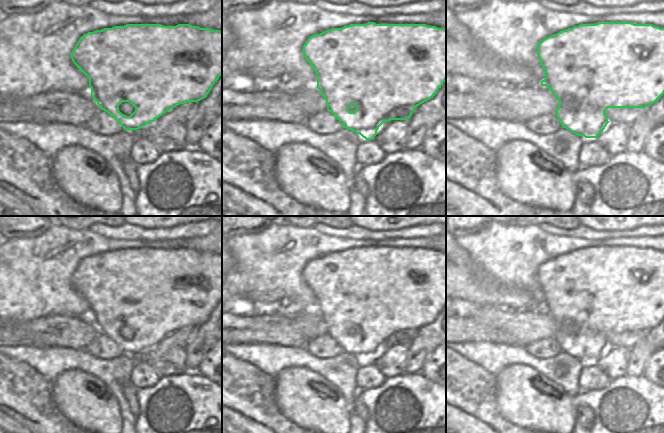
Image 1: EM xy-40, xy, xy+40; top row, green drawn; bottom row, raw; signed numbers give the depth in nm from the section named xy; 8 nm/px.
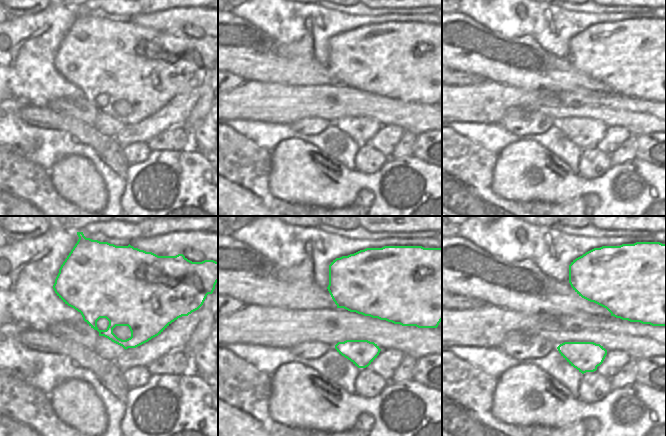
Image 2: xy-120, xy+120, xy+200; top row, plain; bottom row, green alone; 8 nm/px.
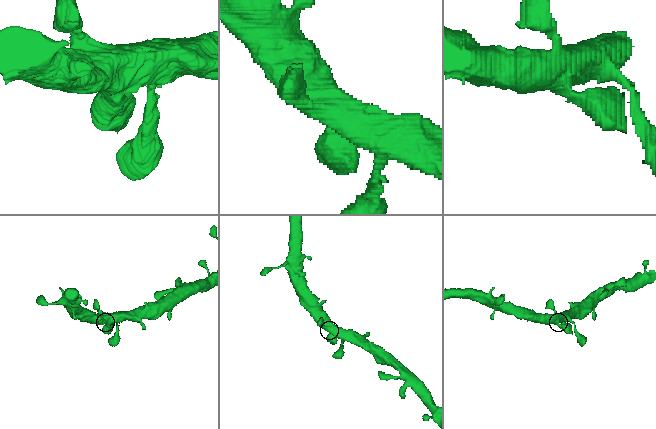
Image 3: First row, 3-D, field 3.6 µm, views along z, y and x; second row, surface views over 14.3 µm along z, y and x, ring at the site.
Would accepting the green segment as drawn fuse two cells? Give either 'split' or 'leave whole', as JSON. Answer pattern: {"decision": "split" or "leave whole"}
{"decision": "leave whole"}

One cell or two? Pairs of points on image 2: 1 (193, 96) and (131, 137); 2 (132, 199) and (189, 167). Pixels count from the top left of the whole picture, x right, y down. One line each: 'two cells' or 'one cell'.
1: one cell
2: one cell

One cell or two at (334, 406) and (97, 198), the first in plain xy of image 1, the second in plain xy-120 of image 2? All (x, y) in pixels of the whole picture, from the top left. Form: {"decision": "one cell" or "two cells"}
{"decision": "one cell"}

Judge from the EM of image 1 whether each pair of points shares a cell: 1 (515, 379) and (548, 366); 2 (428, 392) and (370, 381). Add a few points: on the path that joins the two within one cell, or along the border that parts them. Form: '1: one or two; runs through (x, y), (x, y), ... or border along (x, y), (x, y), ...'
1: two; border along (514, 364), (529, 365), (557, 383)
2: two; border along (385, 378), (377, 387), (359, 389)

